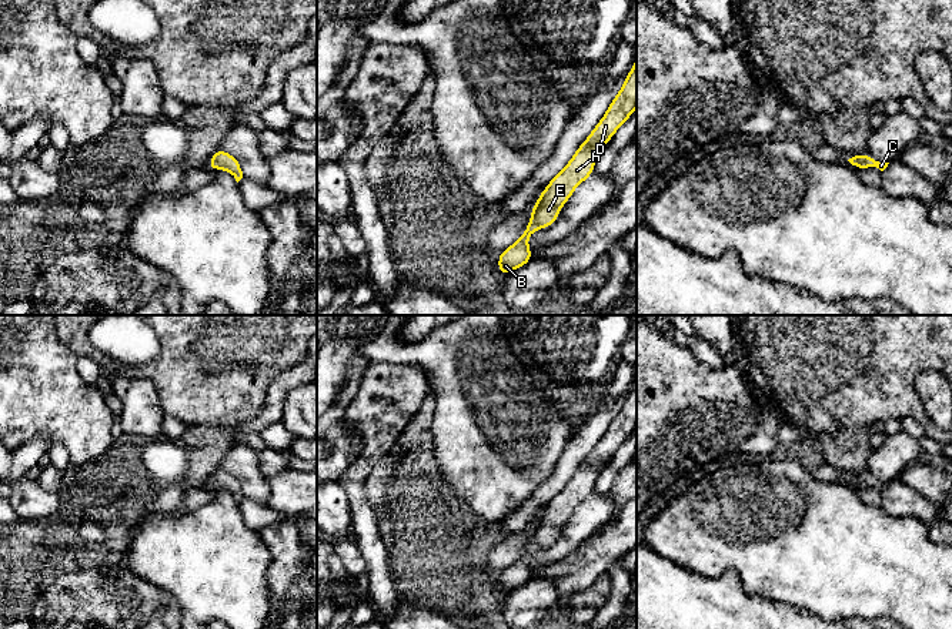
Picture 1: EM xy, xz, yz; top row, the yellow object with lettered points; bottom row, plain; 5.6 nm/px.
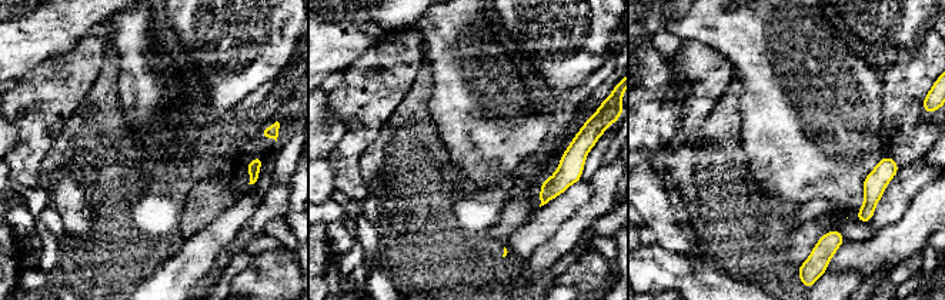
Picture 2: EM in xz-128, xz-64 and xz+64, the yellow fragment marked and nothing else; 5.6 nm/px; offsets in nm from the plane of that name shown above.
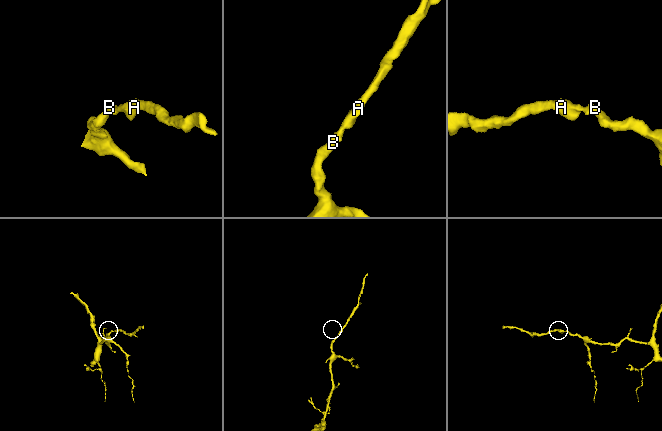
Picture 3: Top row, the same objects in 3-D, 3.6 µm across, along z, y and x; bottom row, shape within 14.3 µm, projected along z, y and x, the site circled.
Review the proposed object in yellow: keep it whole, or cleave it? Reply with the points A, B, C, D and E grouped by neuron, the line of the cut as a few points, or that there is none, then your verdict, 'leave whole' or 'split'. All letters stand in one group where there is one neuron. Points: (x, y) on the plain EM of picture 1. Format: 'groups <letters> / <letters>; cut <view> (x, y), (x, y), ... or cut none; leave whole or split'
groups A B C D E; cut none; leave whole

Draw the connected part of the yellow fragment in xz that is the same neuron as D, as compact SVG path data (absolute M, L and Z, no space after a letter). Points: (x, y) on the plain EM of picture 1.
M637 378L619 412L611 421L604 436L594 446L587 459L578 466L568 484L548 502L531 529L531 541L522 555L498 575L498 592L510 593L532 579L528 558L538 548L551 546L562 525L575 508L584 502L595 486L595 479L615 451L637 428Z

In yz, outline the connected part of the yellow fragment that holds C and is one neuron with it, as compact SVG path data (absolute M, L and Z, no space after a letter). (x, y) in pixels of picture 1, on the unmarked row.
M868 472L864 475L855 475L848 479L852 485L855 485L858 489L876 486L881 491L883 491L889 482L879 482L875 478L872 478Z

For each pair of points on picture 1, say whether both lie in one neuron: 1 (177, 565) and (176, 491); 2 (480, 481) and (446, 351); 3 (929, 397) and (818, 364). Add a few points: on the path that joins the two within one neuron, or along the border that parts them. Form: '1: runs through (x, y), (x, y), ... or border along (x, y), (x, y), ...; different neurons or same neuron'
1: border along (169, 511), (143, 517); different neurons
2: runs through (480, 448), (480, 434), (471, 422), (457, 384); same neuron
3: border along (924, 370), (915, 378), (915, 391), (934, 424); different neurons

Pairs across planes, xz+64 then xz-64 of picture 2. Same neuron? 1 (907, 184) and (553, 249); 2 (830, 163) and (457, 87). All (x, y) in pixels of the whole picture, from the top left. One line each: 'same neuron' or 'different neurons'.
1: different neurons
2: same neuron

